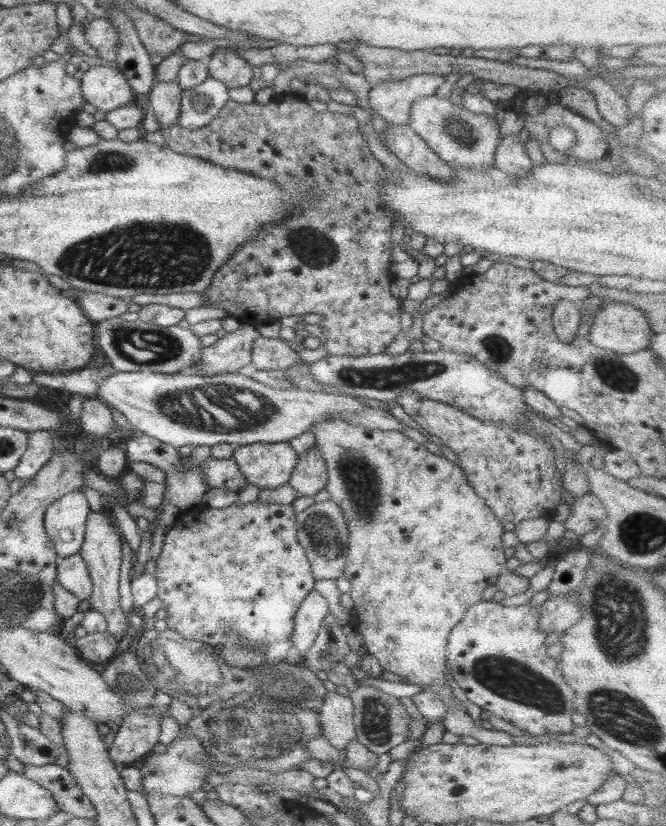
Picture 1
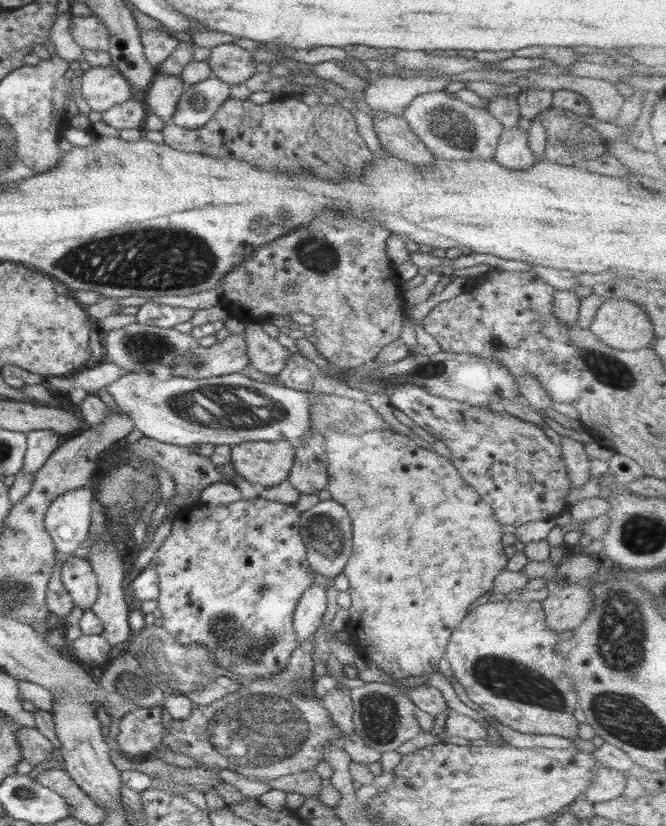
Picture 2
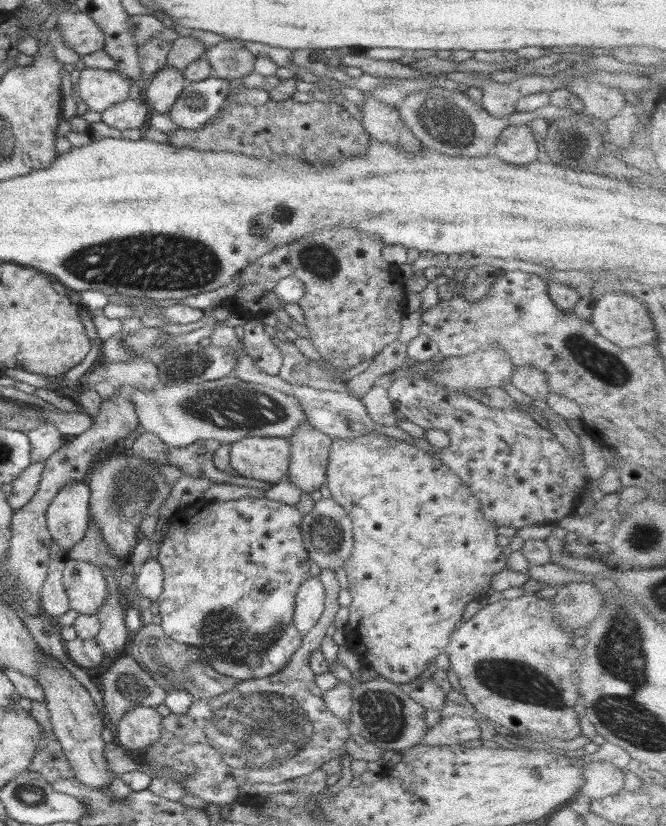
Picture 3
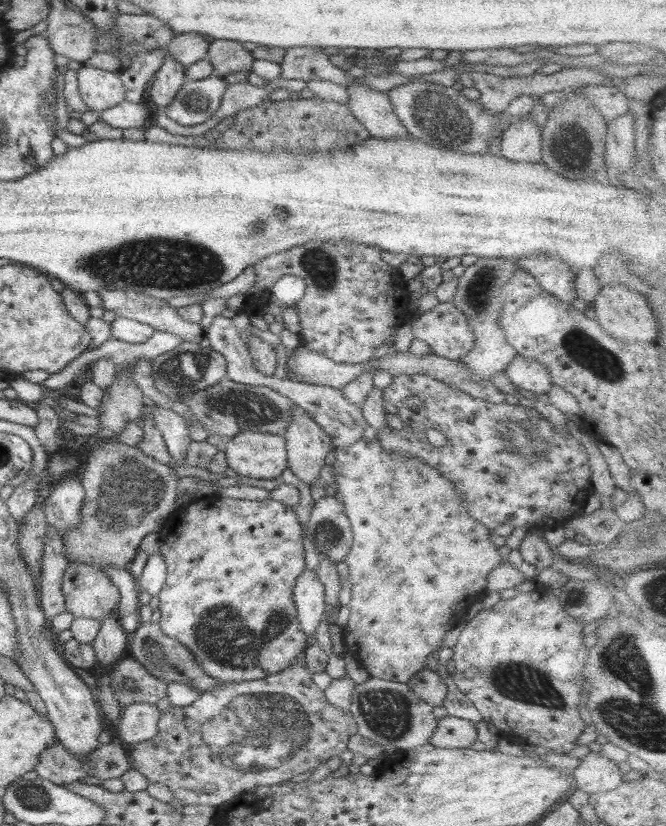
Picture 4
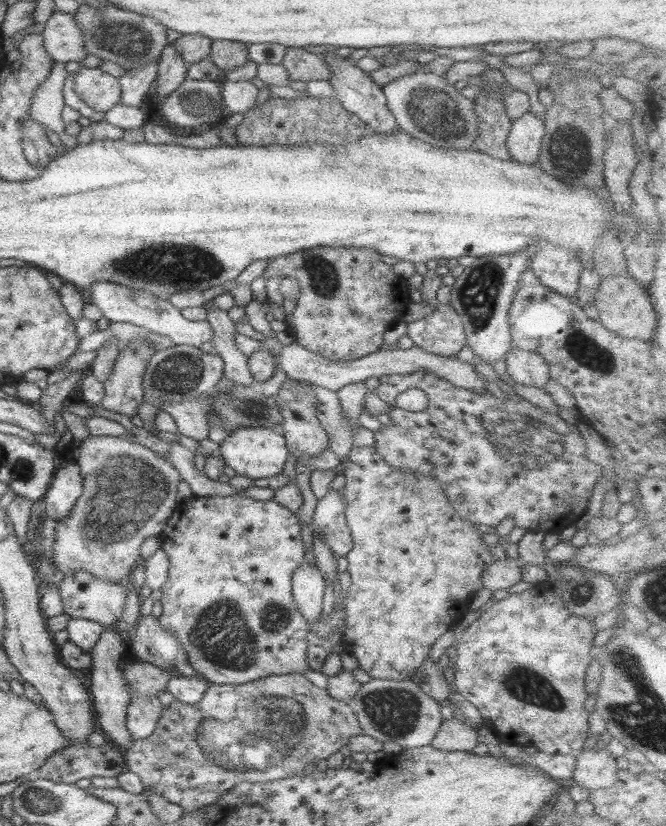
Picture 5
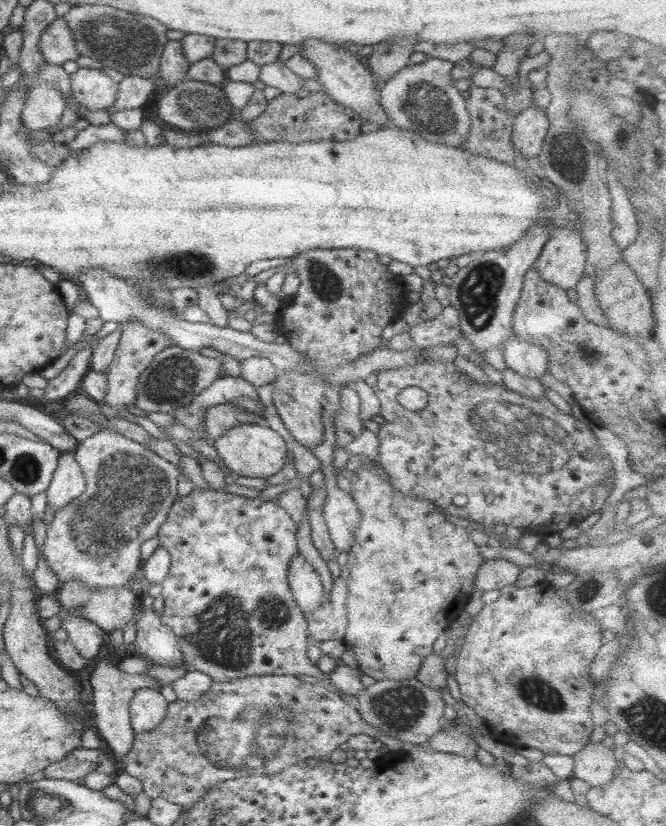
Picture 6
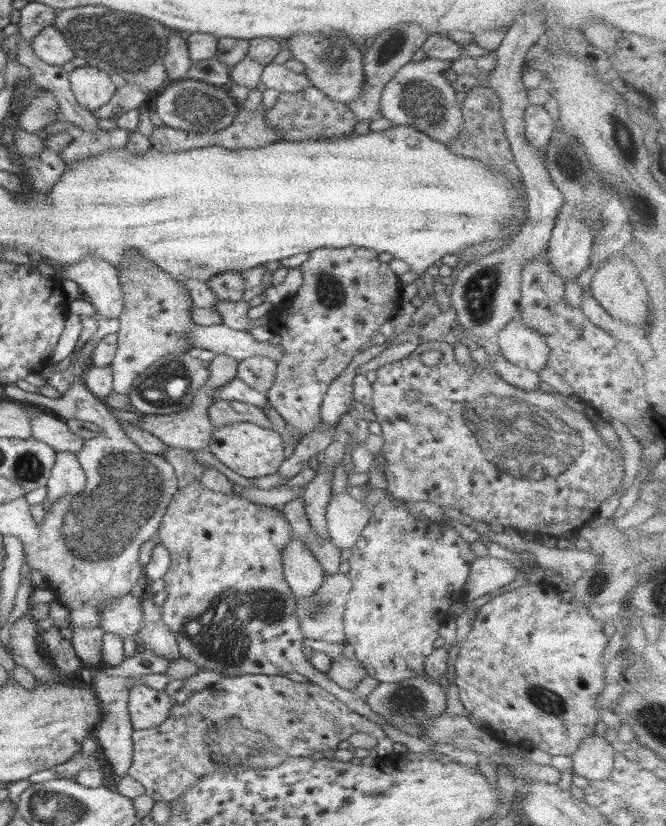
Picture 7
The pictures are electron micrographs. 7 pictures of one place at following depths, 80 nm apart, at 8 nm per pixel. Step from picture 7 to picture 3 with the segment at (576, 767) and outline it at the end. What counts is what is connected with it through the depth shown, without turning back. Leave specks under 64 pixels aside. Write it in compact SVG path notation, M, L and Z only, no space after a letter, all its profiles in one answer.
M586 760L582 774L584 780L580 794L592 800L602 800L625 788L625 774L608 761Z

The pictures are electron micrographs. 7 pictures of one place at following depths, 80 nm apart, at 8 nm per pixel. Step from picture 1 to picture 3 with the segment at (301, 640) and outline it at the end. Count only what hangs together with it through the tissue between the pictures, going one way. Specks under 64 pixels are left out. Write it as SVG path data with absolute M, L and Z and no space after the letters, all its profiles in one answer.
M310 576L297 588L294 624L304 636L318 622L325 609L325 588L319 577Z

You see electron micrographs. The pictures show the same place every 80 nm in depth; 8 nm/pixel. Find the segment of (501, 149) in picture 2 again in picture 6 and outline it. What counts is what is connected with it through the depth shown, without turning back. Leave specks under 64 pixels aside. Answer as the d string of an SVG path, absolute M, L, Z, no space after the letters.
M526 107L514 116L511 141L517 156L522 158L538 157L547 135L550 123L543 108Z

